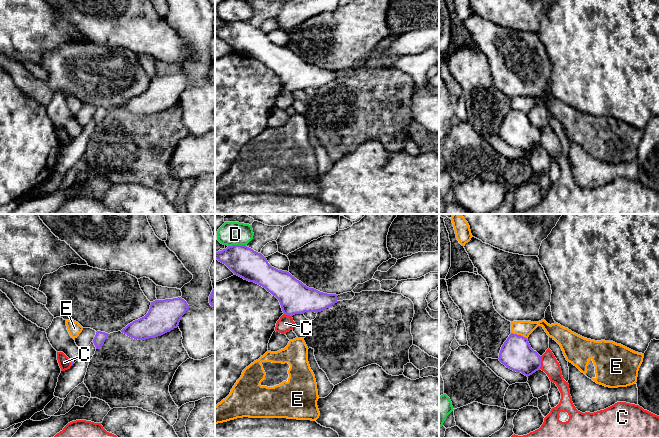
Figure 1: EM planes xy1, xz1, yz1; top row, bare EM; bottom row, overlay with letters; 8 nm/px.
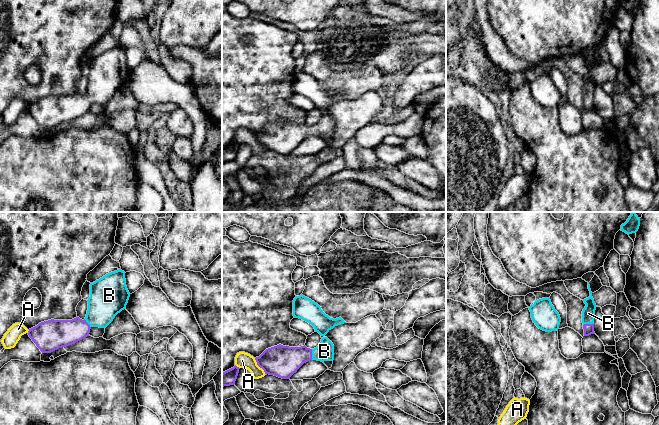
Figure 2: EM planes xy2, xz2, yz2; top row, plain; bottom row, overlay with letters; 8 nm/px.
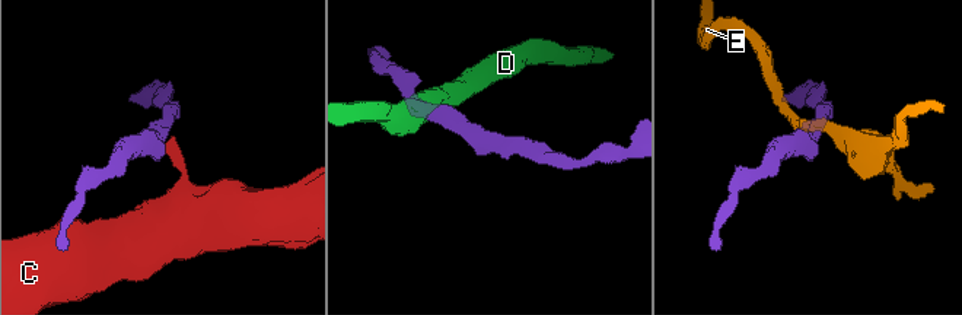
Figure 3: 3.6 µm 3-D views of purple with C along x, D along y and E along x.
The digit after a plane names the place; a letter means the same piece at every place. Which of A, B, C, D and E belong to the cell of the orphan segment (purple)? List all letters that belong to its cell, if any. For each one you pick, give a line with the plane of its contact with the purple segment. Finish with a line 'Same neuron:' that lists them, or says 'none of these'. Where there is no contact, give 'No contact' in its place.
B: Touches purple in xz2
Same neuron: B

